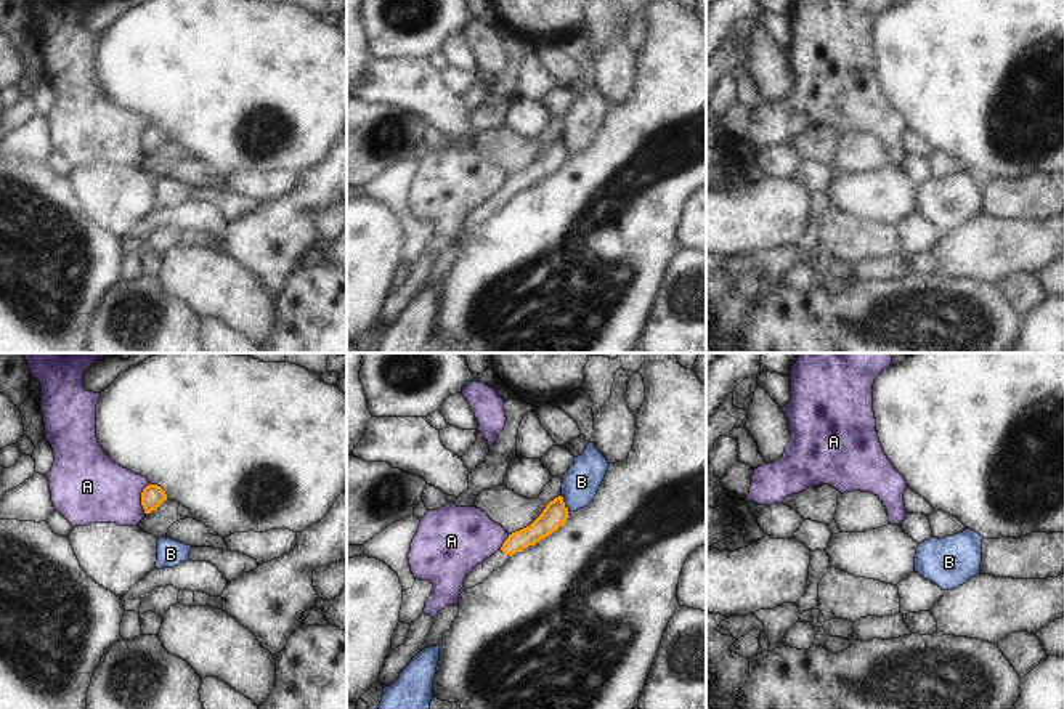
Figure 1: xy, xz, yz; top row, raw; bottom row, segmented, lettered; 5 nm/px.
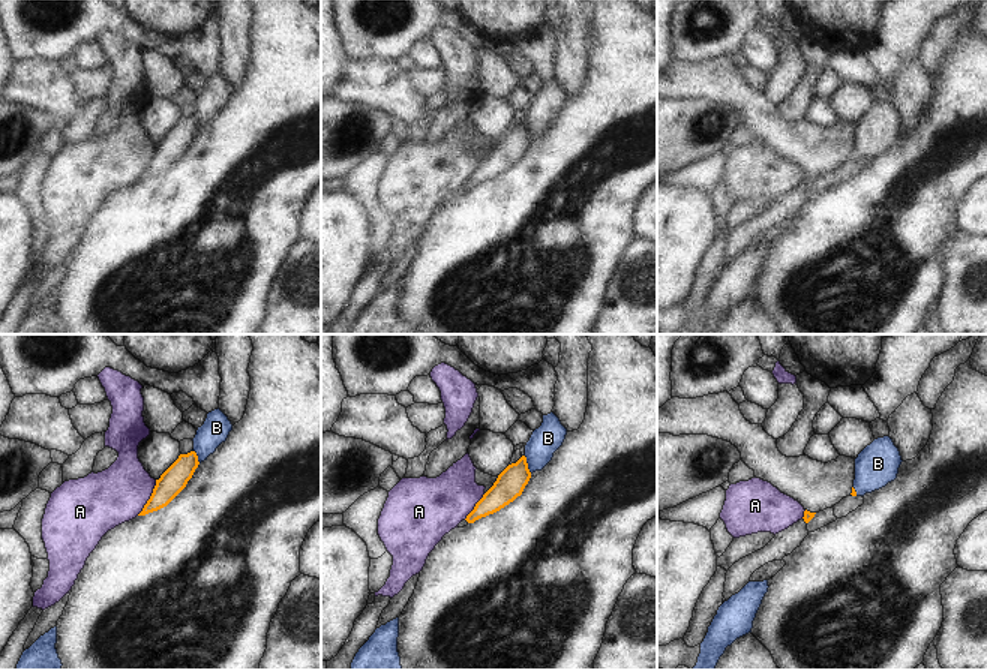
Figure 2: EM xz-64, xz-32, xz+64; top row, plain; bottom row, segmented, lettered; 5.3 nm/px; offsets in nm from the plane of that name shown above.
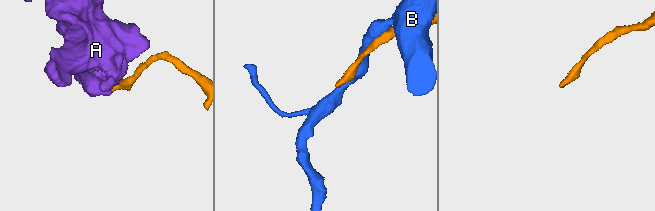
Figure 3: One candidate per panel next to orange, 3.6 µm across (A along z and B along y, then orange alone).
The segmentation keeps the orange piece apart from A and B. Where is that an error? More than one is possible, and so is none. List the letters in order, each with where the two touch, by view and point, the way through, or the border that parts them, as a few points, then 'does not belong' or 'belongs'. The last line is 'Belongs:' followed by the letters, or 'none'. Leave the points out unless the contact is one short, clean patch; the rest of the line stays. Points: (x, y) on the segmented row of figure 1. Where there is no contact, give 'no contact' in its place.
A: xy (142, 499) | along xy (148, 483), (142, 493), (145, 514) | does not belong
B: xz (564, 504) | does not belong
Belongs: none

